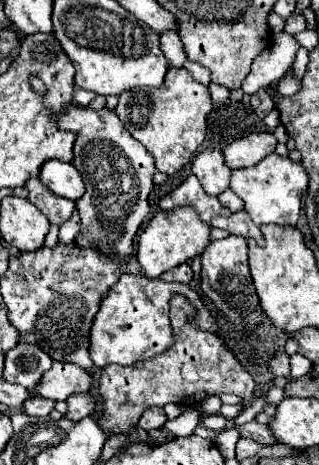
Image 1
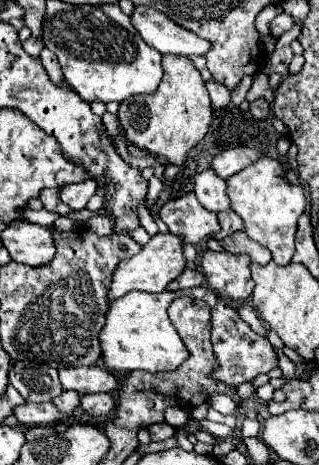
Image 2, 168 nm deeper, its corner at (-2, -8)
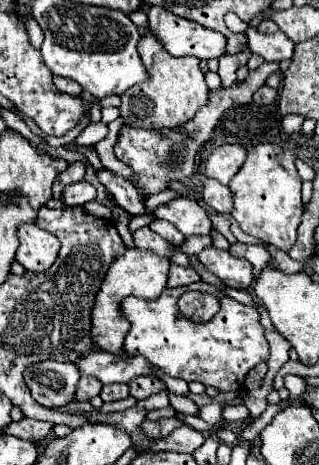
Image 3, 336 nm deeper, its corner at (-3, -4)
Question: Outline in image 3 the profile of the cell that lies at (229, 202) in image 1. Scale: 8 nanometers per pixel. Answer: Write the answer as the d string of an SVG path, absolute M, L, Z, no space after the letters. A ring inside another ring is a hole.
M189 236L189 238L185 238L181 250L185 254L199 254L207 246L211 246L211 236Z

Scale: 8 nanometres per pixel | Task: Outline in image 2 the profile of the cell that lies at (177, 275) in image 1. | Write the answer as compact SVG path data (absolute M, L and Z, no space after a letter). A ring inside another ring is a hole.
M184 268L184 272L172 280L172 284L168 284L168 290L182 290L182 288L194 288L194 286L202 286L204 284L204 276L198 270L190 270Z

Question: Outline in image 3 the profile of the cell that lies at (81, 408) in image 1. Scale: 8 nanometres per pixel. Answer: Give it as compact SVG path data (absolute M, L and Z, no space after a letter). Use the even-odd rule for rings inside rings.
M111 384L111 386L103 386L103 390L101 390L103 402L123 400L127 396L129 396L129 386L127 384Z

